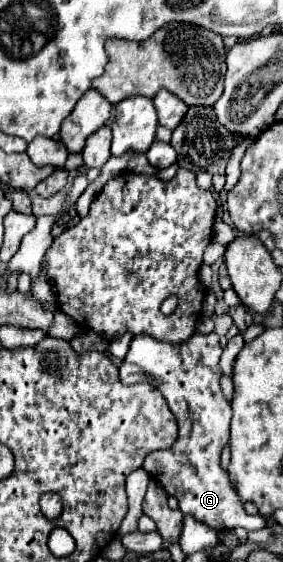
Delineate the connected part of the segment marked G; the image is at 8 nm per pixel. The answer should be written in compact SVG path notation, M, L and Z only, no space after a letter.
M215 332L193 334L181 344L161 342L153 336L137 334L119 372L123 384L147 382L159 386L159 392L165 396L179 424L177 442L167 450L151 452L143 462L143 470L157 480L169 496L179 500L179 510L183 514L193 516L217 532L236 527L251 532L265 528L267 522L260 515L245 514L243 506L239 506L239 496L233 492L227 472L223 472L219 466L221 452L229 442L231 420L231 404L225 400L219 388L221 352L223 348L219 346L219 336Z

